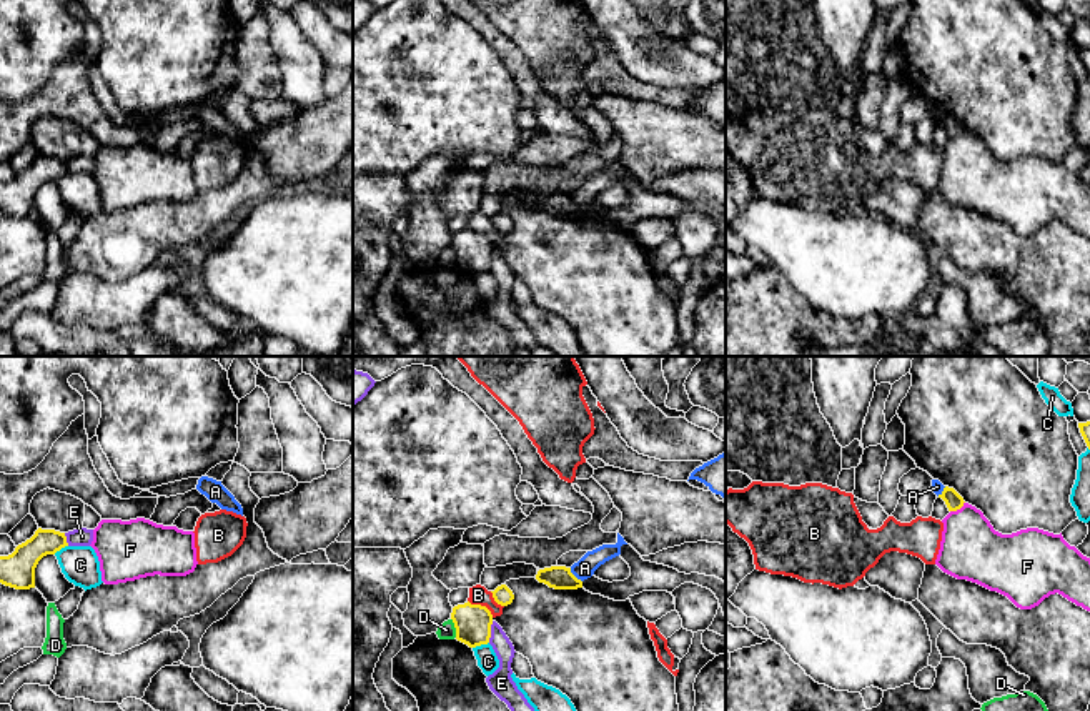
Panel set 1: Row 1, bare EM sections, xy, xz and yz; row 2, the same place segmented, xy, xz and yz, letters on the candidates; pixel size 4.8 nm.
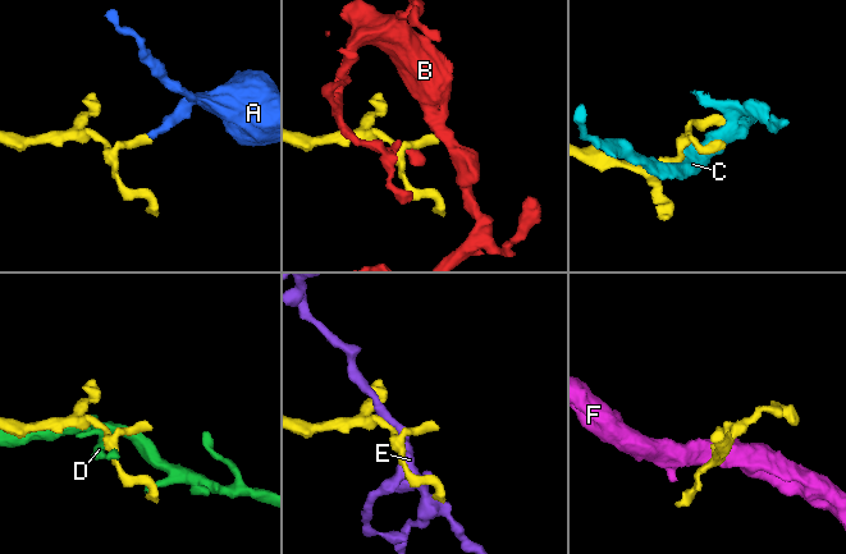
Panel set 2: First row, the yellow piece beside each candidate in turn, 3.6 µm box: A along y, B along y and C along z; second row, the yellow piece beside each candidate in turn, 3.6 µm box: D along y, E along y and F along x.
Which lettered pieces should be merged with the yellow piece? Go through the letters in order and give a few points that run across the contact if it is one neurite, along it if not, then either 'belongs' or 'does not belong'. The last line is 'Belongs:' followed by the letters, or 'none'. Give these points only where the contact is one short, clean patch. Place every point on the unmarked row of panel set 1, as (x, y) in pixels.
A: line xz (569, 195), (581, 208); does not belong
B: line xz (468, 227), (483, 232), (493, 243); does not belong
C: does not belong
D: line xz (451, 245), (456, 263); does not belong
E: does not belong
F: line yz (964, 129), (951, 139); does not belong
Belongs: none

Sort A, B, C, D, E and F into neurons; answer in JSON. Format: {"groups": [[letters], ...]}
{"groups": [["A"], ["B"], ["C"], ["D"], ["E"], ["F"]]}

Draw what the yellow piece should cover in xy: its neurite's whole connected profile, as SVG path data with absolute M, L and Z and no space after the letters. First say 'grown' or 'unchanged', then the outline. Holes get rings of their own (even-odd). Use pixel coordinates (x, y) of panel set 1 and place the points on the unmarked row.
unchanged | M38 155L8 183L0 183L0 210L15 216L35 215L35 195L47 181L68 173L65 160Z

